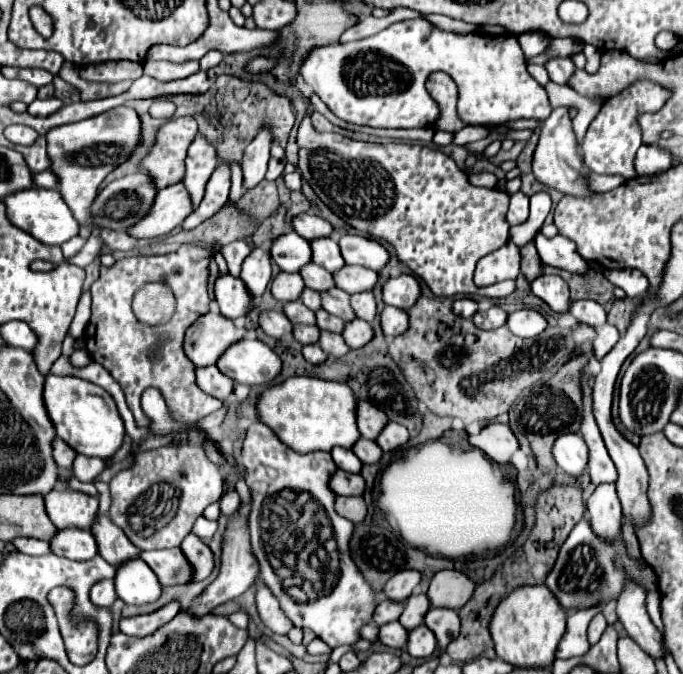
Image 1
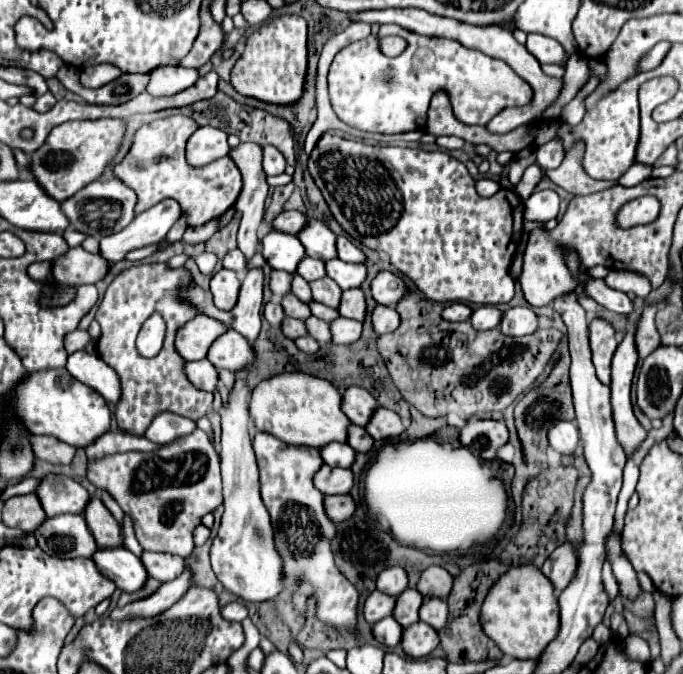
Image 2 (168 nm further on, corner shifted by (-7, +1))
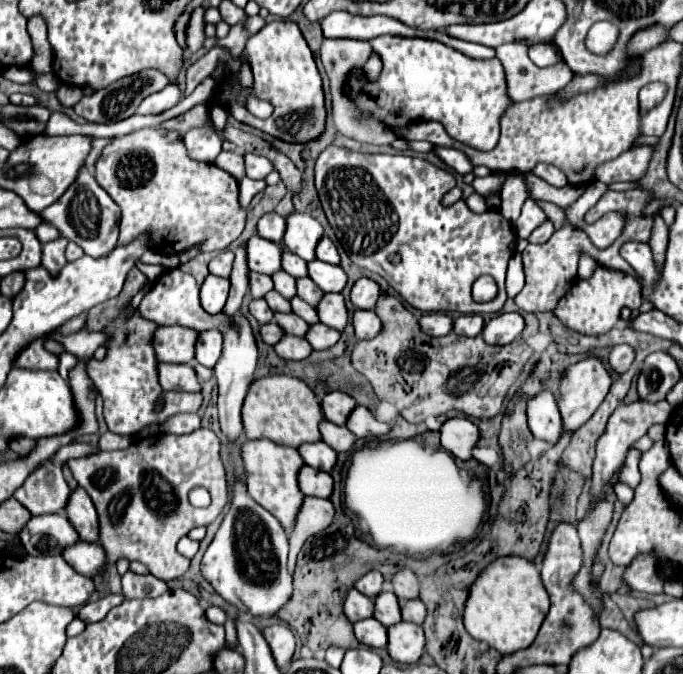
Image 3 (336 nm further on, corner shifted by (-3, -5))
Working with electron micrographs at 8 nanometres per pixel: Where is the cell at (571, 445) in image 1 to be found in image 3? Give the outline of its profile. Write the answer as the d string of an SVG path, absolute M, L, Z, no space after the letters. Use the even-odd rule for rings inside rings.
M544 390L540 396L528 402L528 426L534 438L556 444L564 432L562 416L558 410L558 402L552 392Z

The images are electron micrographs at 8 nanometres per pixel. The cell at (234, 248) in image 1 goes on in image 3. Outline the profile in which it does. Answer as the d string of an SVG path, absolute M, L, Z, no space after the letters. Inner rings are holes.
M224 250L224 252L216 254L216 256L210 260L210 266L208 266L208 268L210 268L210 274L228 278L230 272L232 272L232 262L234 262L234 252Z

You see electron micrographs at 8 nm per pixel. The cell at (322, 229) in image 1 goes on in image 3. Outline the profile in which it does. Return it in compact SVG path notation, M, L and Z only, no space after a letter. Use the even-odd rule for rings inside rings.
M276 212L264 214L258 220L258 234L266 240L274 240L274 242L282 242L286 232L286 220L282 216L278 216Z

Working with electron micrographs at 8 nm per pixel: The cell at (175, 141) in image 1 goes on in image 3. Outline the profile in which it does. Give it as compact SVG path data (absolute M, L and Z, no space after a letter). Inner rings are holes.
M144 128L120 138L114 138L96 162L96 180L120 206L120 238L118 244L126 244L142 232L152 232L150 248L154 252L178 254L192 244L202 244L204 252L224 250L236 240L244 230L246 210L238 206L238 180L216 164L194 162L188 158L186 147L176 130L164 128Z

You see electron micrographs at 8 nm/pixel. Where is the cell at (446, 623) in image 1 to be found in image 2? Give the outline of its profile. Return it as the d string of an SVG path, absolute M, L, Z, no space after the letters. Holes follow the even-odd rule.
M428 598L424 606L420 606L420 620L430 624L434 630L440 630L448 622L448 606L442 598Z

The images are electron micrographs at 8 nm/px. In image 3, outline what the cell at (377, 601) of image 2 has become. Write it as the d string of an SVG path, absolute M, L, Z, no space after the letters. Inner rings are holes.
M358 590L348 592L346 602L344 602L344 614L348 616L348 620L354 624L358 620L364 618L372 618L374 616L374 600L360 594Z

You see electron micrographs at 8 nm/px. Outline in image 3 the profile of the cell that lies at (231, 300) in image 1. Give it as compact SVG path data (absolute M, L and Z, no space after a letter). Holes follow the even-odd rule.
M212 274L206 276L200 290L200 302L208 314L218 314L224 308L228 300L228 288L230 288L228 278L218 278Z

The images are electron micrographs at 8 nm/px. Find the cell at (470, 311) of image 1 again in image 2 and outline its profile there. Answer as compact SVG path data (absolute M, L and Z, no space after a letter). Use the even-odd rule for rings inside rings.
M450 304L442 310L442 318L448 322L464 322L468 320L472 314L472 310L466 304Z

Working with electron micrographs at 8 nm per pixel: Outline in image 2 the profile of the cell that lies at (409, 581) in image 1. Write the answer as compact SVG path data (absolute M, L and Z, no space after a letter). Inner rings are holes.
M388 568L380 572L380 578L376 578L376 590L390 594L390 596L398 596L402 590L406 590L406 572L402 568Z

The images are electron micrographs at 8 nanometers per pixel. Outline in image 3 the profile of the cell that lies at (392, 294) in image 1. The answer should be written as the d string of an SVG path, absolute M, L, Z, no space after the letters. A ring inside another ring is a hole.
M360 278L354 288L352 288L352 304L356 308L362 308L362 310L374 310L378 298L380 298L382 290L380 290L380 284L374 282L372 278Z

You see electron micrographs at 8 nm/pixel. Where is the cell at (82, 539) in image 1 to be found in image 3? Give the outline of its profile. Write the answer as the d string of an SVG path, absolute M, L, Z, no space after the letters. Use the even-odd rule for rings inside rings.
M64 514L32 516L18 536L30 556L62 554L68 546L74 546L80 540Z

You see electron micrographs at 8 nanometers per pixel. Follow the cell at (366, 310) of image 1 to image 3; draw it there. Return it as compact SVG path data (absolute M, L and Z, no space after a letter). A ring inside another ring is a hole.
M324 294L324 300L318 304L318 316L320 322L324 322L330 328L344 330L348 324L348 310L342 294Z

